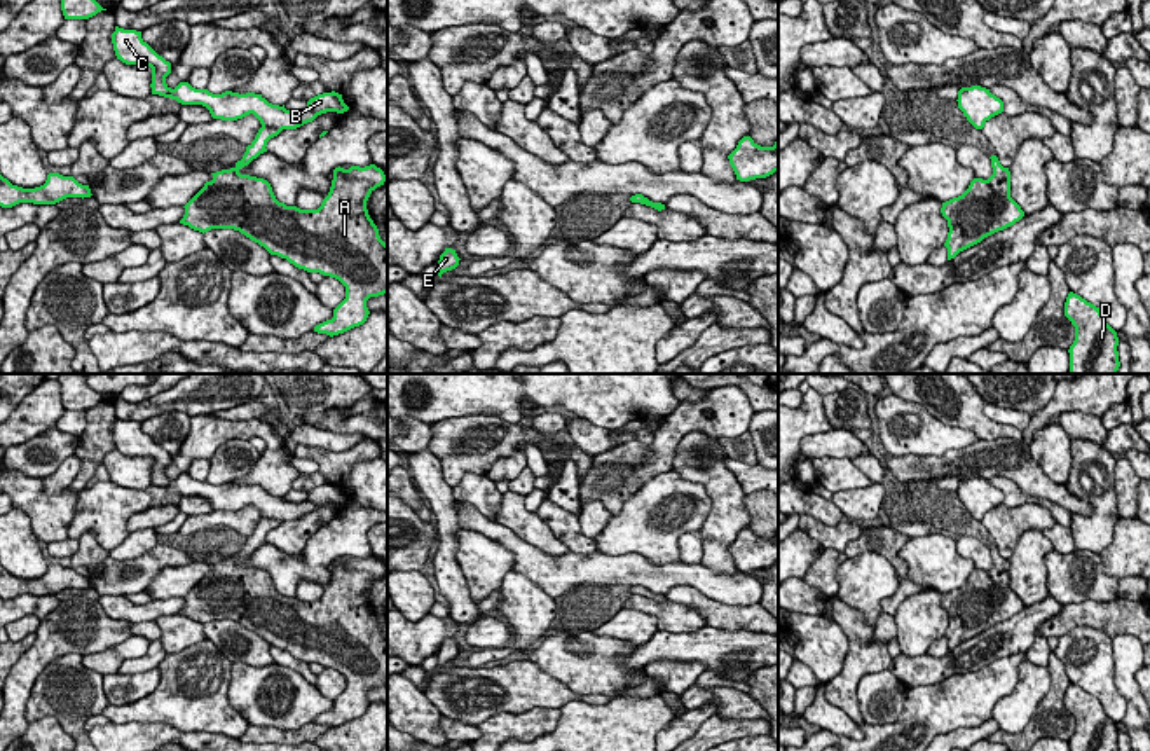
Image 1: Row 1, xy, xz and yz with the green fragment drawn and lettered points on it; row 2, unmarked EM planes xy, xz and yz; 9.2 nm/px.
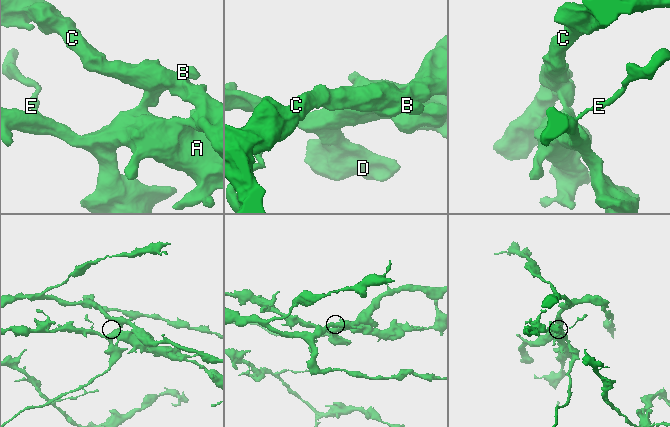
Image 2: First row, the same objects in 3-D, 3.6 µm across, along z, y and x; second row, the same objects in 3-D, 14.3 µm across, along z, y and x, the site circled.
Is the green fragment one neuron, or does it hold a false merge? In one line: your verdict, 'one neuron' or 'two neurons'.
two neurons

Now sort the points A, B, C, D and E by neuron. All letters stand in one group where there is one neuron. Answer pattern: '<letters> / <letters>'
A D E / B C

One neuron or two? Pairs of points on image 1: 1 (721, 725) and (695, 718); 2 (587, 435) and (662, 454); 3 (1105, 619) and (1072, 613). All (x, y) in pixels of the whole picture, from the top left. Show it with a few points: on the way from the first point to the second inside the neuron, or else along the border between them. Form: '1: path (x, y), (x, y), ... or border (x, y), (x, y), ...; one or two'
1: border (714, 713), (695, 732); two
2: border (620, 444), (594, 456); two
3: path (1096, 615), (1081, 613); one

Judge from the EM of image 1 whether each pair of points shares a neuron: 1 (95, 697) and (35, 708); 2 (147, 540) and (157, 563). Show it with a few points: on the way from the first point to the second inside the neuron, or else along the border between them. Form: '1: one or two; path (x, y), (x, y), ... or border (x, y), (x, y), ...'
1: one; path (81, 704), (49, 706)
2: two; border (157, 544), (133, 558), (110, 558)

